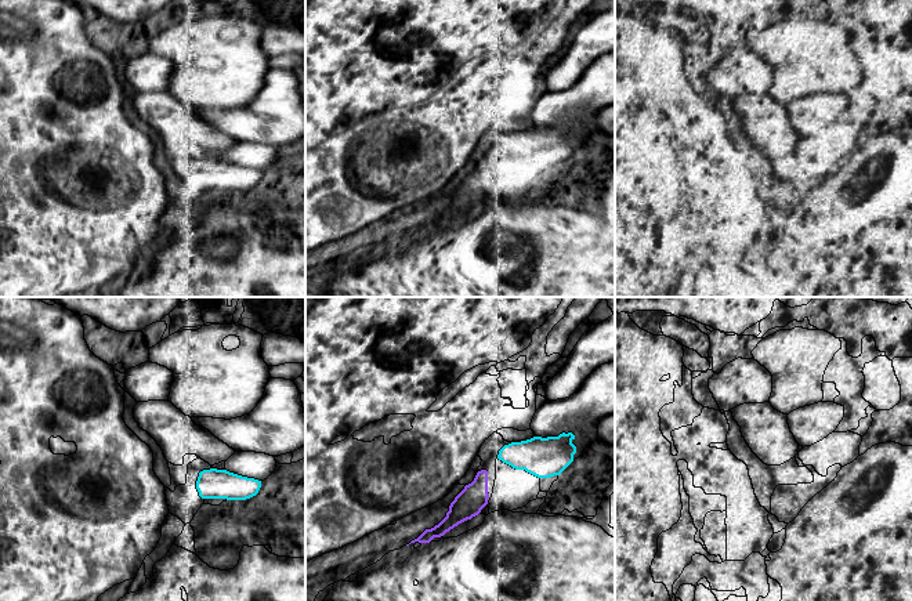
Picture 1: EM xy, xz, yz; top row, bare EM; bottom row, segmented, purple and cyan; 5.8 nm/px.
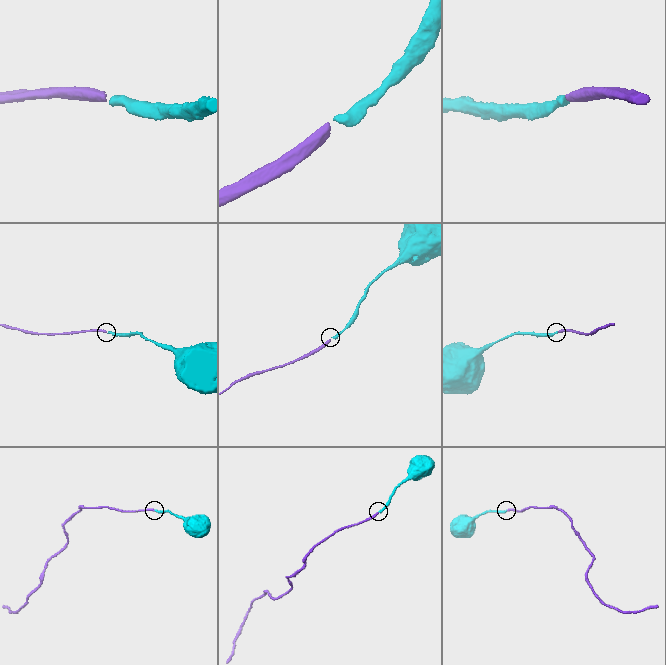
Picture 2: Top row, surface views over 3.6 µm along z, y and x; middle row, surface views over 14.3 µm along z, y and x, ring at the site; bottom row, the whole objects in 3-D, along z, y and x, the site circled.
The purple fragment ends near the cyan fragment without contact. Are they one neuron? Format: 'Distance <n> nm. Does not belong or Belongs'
Distance 100 nm. Belongs

